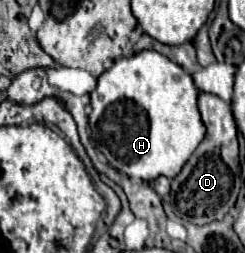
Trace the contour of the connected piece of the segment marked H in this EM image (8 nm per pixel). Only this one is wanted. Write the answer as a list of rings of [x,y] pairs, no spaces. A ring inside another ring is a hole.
[[[153,49],[117,59],[91,93],[91,141],[123,175],[143,181],[155,181],[161,175],[173,179],[205,137],[197,95],[191,75]]]

